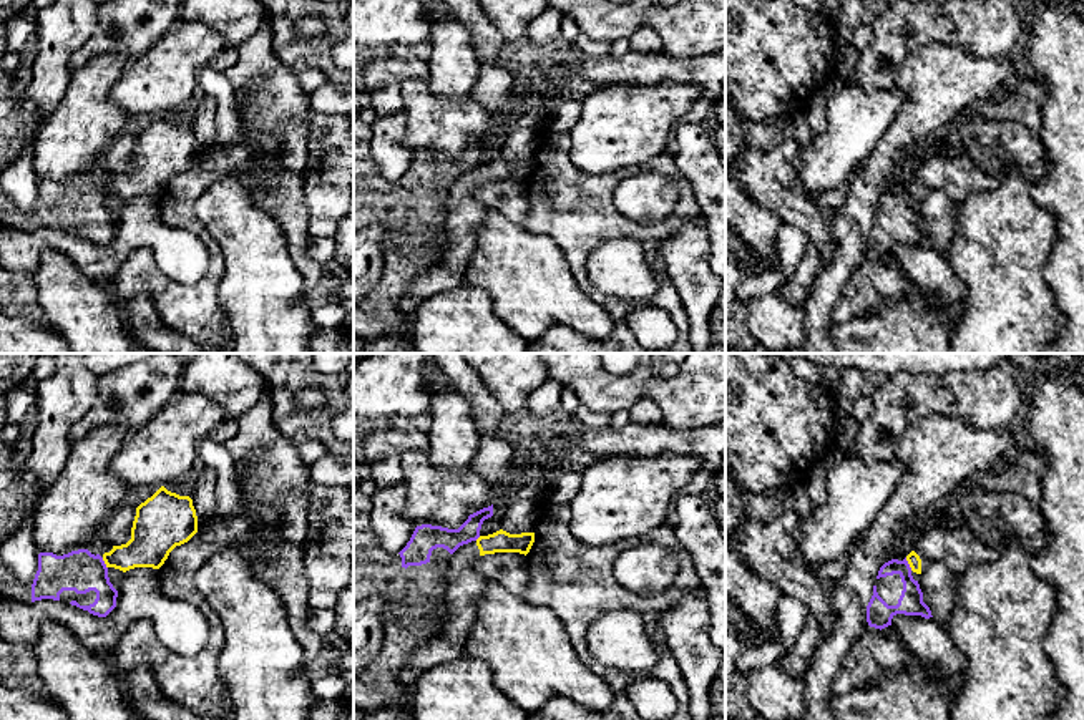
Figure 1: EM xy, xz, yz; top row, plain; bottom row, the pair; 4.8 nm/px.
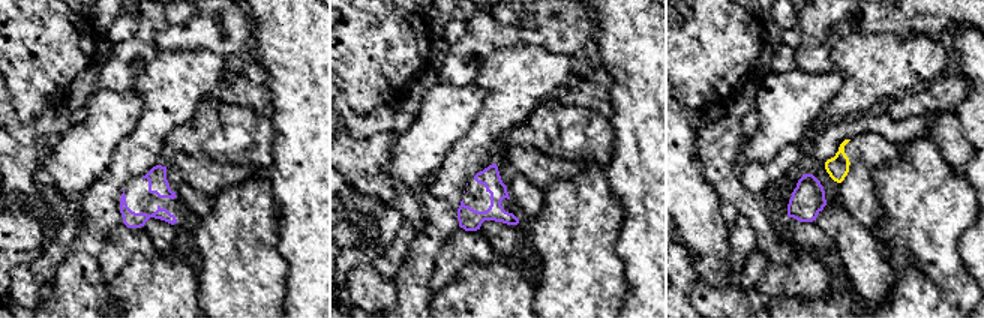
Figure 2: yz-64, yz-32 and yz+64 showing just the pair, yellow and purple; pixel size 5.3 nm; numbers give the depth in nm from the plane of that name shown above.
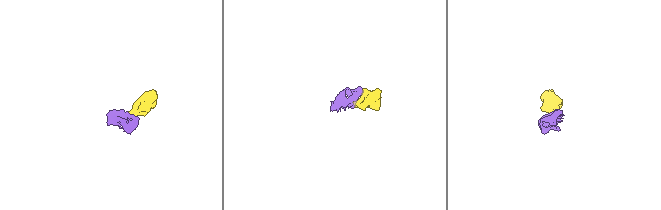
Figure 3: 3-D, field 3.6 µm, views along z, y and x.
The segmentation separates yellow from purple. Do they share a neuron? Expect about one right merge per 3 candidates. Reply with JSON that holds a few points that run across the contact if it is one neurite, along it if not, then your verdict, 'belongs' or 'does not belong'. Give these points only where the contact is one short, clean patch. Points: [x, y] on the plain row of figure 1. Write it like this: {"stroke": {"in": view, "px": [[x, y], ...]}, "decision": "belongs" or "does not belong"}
{"stroke": {"in": "yz", "px": [[905, 186], [912, 198]]}, "decision": "does not belong"}

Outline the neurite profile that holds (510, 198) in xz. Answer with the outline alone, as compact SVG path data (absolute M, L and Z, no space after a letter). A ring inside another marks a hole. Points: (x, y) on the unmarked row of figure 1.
M495 181L471 189L473 197L490 211L496 211L521 224L531 212L526 184L520 181Z

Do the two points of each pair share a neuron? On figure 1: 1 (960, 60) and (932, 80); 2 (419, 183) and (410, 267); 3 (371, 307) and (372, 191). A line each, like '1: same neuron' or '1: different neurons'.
1: same neuron
2: same neuron
3: same neuron

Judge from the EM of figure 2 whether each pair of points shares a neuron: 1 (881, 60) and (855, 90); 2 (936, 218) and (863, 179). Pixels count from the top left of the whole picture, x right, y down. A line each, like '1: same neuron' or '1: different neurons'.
1: same neuron
2: different neurons

